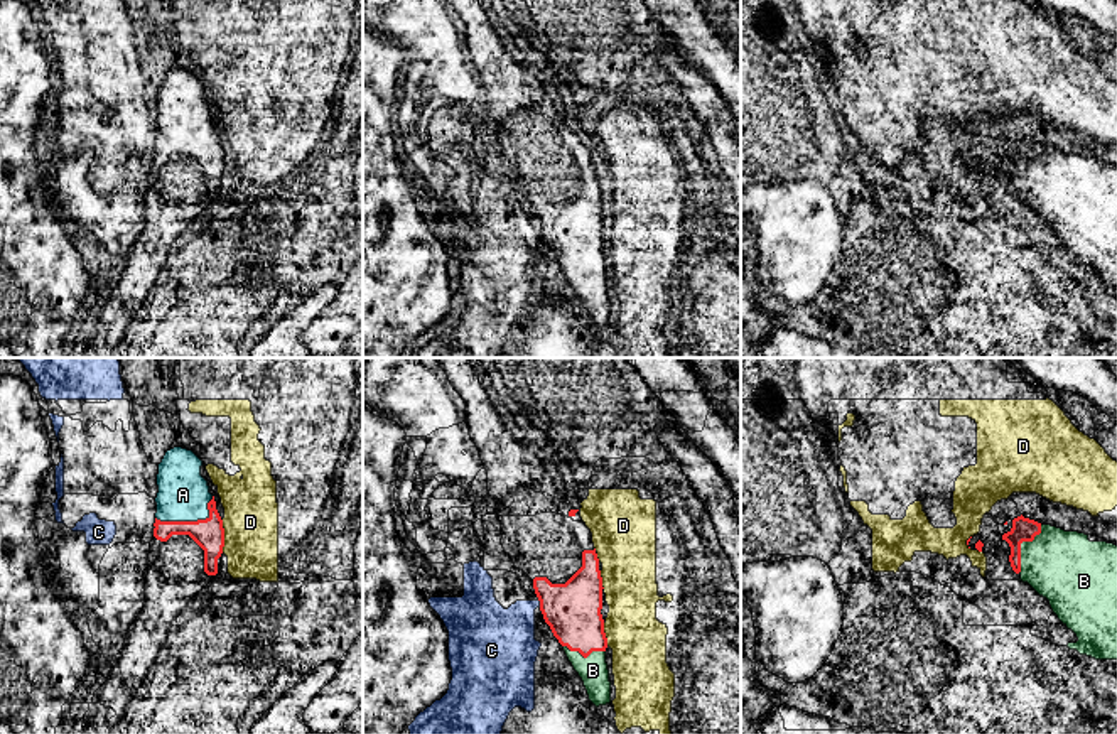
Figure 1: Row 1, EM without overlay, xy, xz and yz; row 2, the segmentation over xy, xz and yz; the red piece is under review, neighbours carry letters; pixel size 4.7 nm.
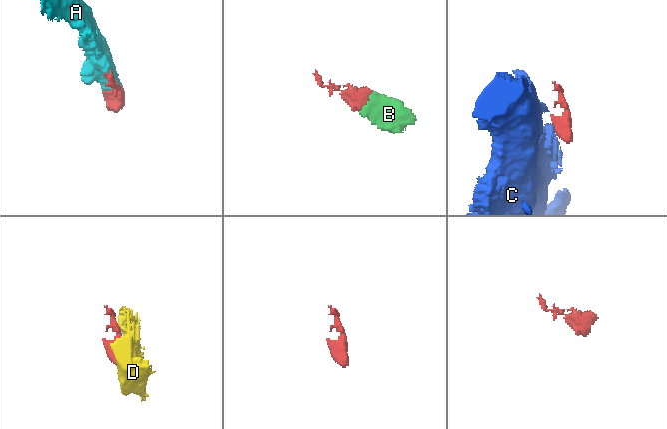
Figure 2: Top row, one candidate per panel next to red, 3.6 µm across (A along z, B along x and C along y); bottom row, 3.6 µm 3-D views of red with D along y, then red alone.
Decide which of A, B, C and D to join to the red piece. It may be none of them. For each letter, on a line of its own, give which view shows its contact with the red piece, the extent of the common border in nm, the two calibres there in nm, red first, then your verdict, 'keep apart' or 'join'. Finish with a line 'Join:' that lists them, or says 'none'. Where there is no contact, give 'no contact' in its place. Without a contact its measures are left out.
A: meets red in xy; contact 300 nm long; 150 nm thick on the red side, 240 nm on the other; join
B: meets red in yz; contact 260 nm long; 110 nm thick on the red side, 340 nm on the other; join
C: meets red in xz; contact 40 nm long; 260 nm thick on the red side, 300 nm on the other; keep apart
D: meets red in xy; contact 160 nm long; 150 nm thick on the red side, 260 nm on the other; keep apart
Join: A, B

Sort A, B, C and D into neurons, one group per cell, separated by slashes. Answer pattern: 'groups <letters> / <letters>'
groups A B / C / D

